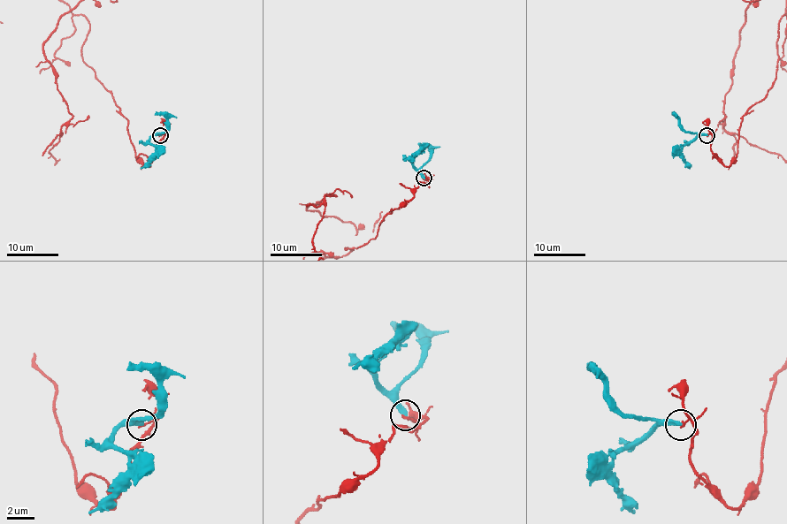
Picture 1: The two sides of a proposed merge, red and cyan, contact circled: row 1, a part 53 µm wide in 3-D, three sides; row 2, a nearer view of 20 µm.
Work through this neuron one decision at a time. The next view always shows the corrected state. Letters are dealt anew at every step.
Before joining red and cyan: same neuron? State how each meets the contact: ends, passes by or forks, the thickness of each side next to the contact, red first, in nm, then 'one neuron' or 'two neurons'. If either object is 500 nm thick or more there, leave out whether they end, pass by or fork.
red ends; cyan ends; calibres 150 and 340 nm; two neurons

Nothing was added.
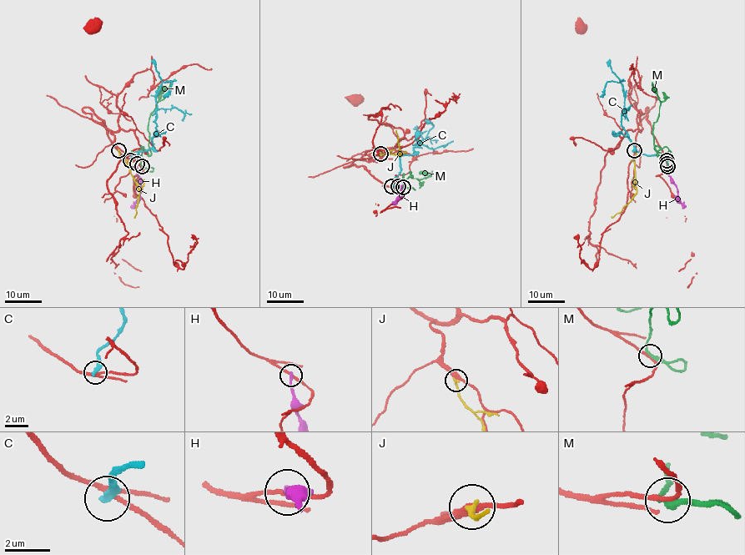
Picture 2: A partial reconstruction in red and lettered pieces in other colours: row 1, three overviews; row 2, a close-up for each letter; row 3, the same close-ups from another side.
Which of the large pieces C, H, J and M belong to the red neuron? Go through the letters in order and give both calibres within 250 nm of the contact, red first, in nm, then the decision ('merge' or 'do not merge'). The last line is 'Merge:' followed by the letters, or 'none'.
C: calibres 200 and 320 nm; do not merge
H: calibres 190 and 240 nm; do not merge
J: calibres 340 and 240 nm; do not merge
M: calibres 170 and 280 nm; do not merge
Merge: none

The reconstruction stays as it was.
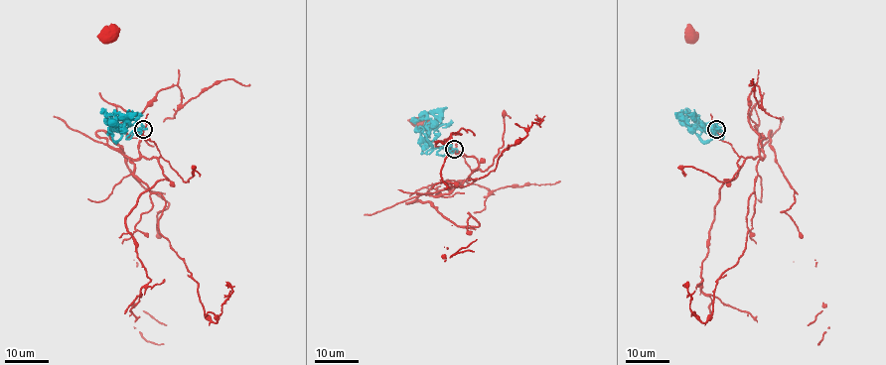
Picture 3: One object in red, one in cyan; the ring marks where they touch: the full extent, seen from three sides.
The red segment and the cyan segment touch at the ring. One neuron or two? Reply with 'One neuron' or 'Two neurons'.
Two neurons

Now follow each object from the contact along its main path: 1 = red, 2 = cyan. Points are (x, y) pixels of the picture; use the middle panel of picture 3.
1: (454, 148), (458, 143), (420, 124)
2: (454, 148), (433, 148), (427, 142), (427, 132), (422, 128), (426, 121), (411, 118)

